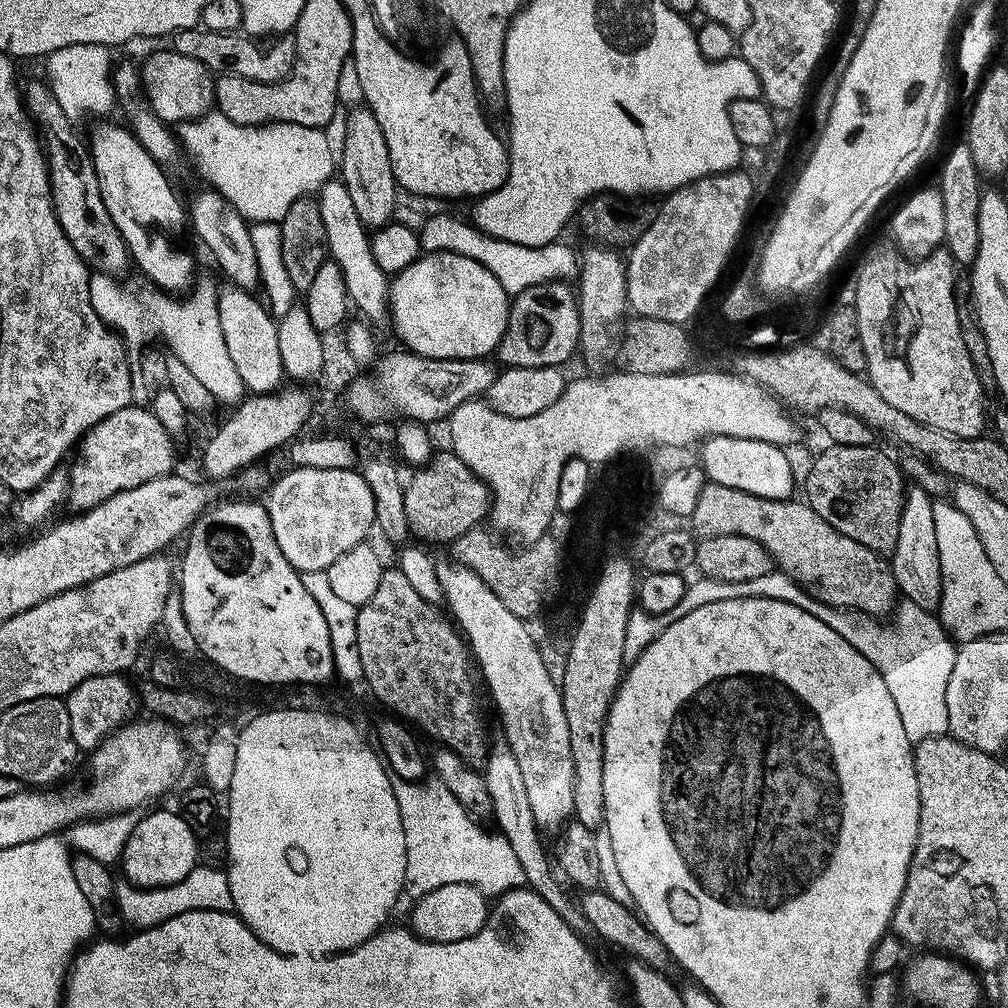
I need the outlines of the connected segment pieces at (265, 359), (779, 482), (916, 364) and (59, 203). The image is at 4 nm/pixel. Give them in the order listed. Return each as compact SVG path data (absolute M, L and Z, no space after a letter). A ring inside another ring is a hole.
M227 285L219 291L218 310L220 327L226 348L238 370L245 389L253 395L276 392L284 380L284 367L278 347L277 321L267 307L254 298L251 291Z
M708 436L698 452L698 460L707 479L713 484L730 486L734 490L746 490L746 494L758 494L758 498L786 500L798 488L798 476L792 473L792 464L783 447L750 438Z
M944 246L915 263L920 272L916 272L916 284L912 284L912 304L920 312L920 336L912 344L912 384L892 392L890 406L898 406L902 414L910 414L910 418L934 426L934 430L958 434L958 438L983 436L986 391L962 336L962 315L956 309L958 265Z
M28 79L21 85L21 95L25 111L35 123L46 128L46 154L51 178L52 204L55 214L67 240L74 246L75 252L84 262L101 273L120 276L131 265L121 232L114 226L106 204L102 200L101 186L98 185L97 171L94 170L91 149L76 132L75 123L59 106L51 87L43 80ZM41 80L41 81L40 81ZM42 125L42 126L41 126Z

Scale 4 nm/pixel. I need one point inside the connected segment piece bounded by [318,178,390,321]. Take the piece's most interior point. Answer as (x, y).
(349, 244)

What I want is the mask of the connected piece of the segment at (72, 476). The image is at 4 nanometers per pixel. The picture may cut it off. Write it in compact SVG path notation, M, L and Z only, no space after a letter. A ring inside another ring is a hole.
M136 407L118 410L84 433L78 446L80 457L68 472L67 507L80 514L89 512L122 490L142 486L142 482L150 482L173 471L172 463L176 460L176 452L172 449L173 433L167 432L162 422L158 422L151 407Z

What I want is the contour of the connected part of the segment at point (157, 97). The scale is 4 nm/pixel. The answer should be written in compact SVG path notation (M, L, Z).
M171 50L152 52L140 68L140 83L146 103L158 119L169 126L179 126L185 121L199 120L213 111L216 103L216 81L213 73L198 58L186 58Z

